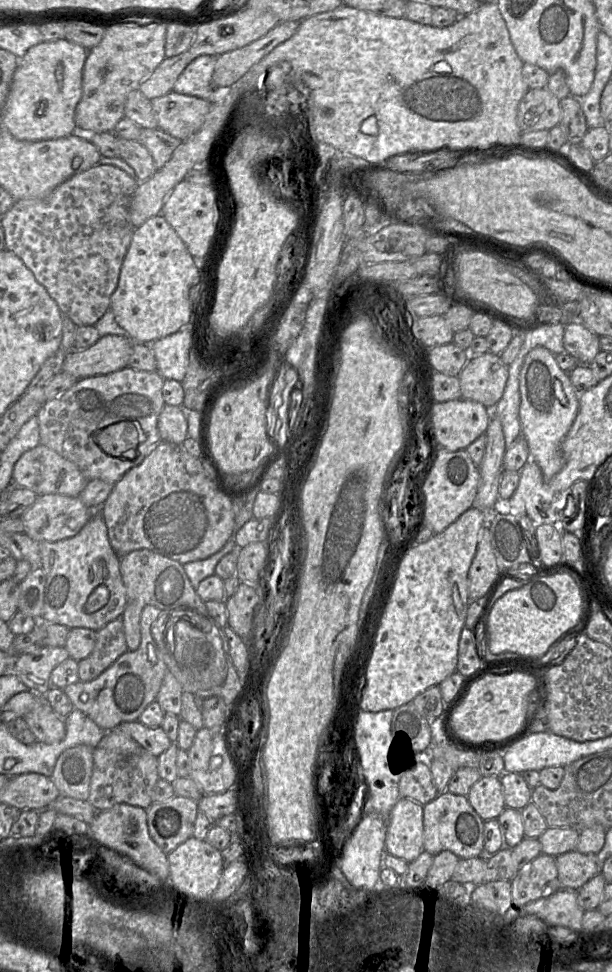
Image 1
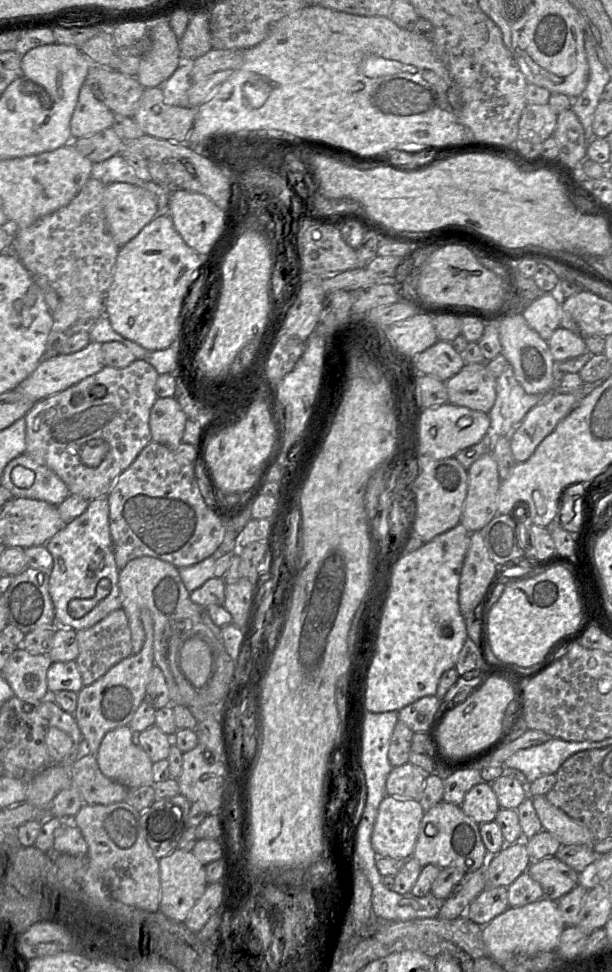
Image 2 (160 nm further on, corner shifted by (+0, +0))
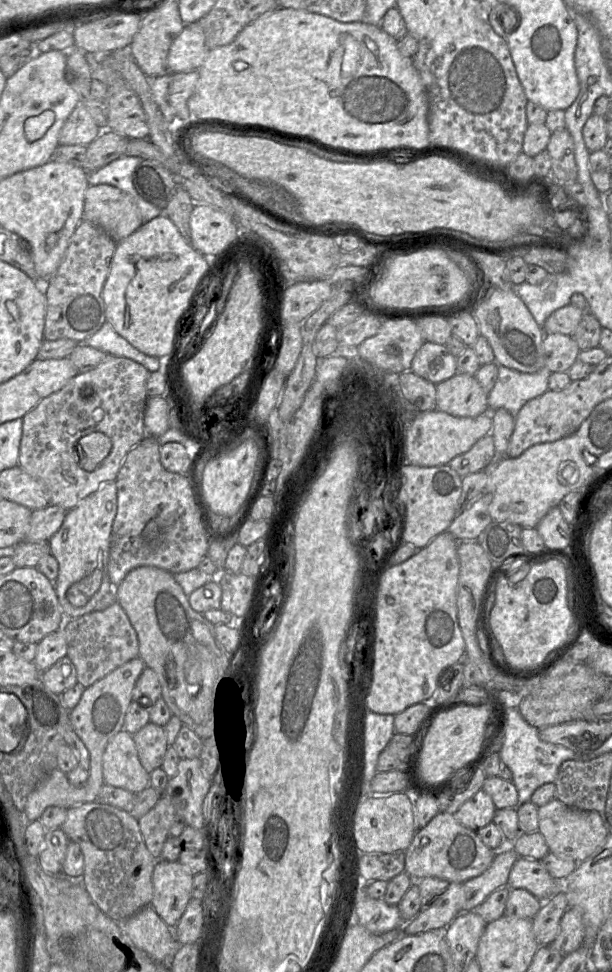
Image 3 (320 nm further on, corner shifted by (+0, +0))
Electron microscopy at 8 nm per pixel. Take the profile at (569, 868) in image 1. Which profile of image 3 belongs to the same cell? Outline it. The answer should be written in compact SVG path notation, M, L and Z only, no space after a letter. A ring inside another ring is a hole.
M519 857L510 871L507 887L527 890L540 901L546 901L562 883L550 876L540 860Z

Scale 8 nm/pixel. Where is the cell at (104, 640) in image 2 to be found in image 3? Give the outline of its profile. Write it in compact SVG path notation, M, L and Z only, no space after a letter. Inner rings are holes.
M117 601L102 611L66 619L61 629L66 638L66 656L76 668L77 682L85 688L139 655L136 631Z

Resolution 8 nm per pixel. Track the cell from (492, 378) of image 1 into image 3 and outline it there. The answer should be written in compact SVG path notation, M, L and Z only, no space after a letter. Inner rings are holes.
M456 373L436 384L437 410L456 417L476 417L489 411L488 394L474 375Z

